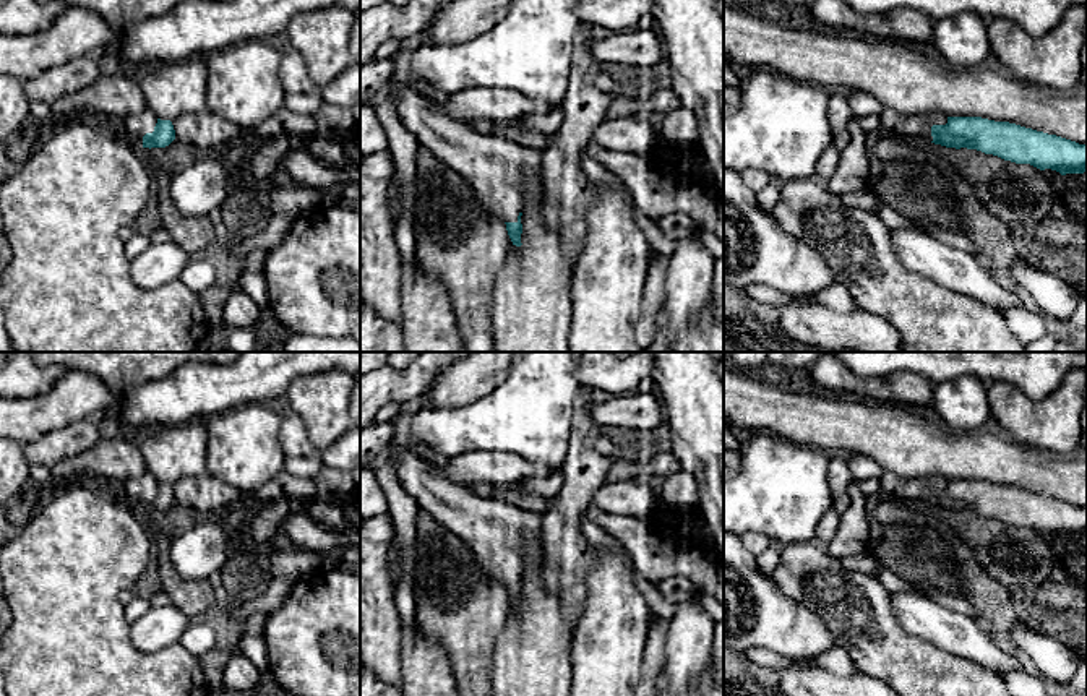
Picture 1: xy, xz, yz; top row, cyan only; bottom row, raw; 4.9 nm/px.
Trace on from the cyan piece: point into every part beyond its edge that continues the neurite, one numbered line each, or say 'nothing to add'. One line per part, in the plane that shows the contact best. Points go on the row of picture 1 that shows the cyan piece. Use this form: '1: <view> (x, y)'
1: yz (917, 128)

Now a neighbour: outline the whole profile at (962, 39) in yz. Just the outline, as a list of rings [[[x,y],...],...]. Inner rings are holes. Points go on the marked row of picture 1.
[[[973,11],[934,21],[931,42],[954,68],[980,67],[993,54],[988,23]]]

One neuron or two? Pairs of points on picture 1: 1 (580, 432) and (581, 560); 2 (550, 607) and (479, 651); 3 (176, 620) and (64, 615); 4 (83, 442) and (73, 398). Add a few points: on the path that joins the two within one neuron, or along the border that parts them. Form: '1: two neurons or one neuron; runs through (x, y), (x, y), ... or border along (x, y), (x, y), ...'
1: one neuron; runs through (580, 464), (580, 487), (570, 502), (570, 528)
2: two neurons; border along (513, 609), (498, 636), (490, 677)
3: two neurons; border along (128, 625), (135, 648), (161, 648)
4: two neurons; border along (96, 419), (78, 419), (42, 435)

